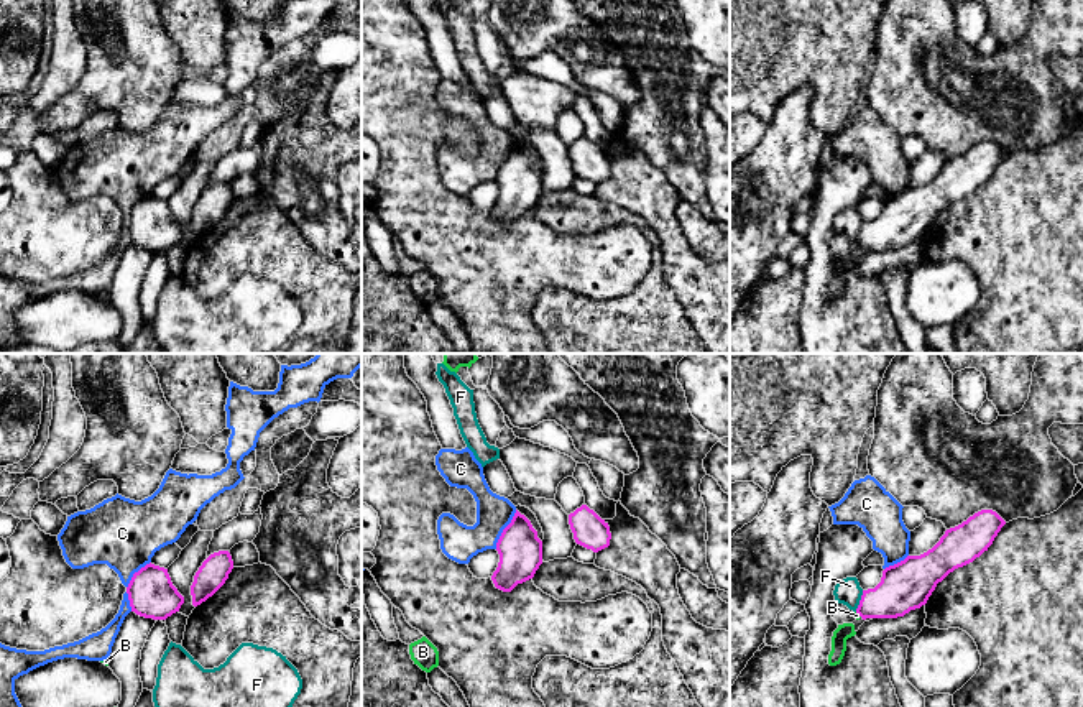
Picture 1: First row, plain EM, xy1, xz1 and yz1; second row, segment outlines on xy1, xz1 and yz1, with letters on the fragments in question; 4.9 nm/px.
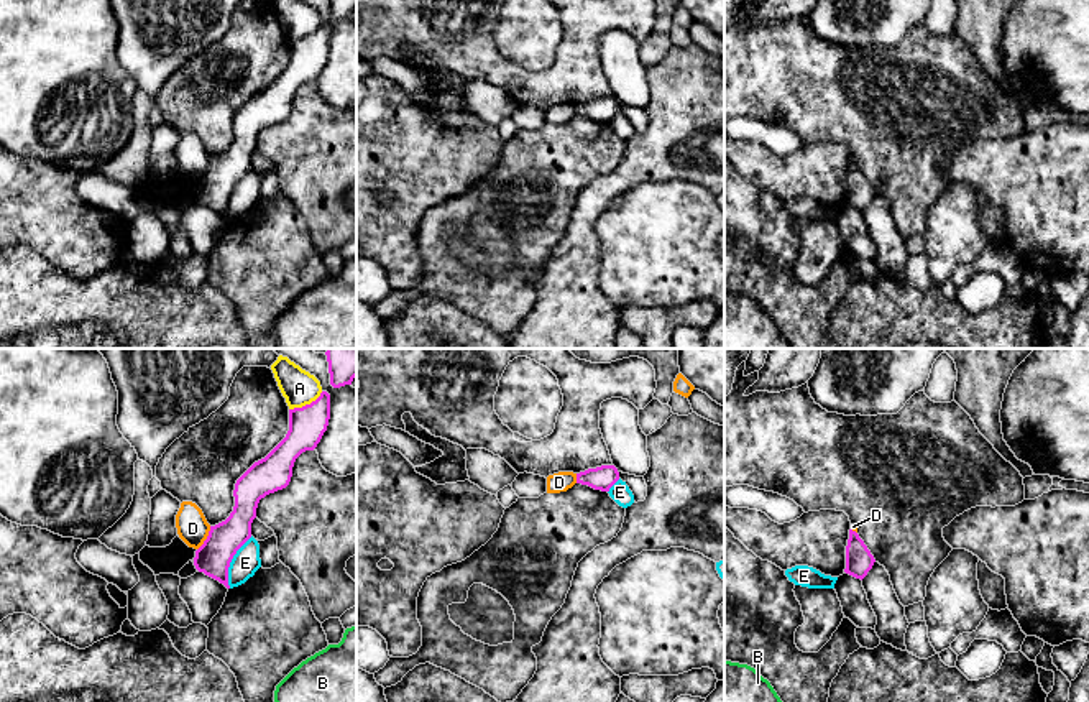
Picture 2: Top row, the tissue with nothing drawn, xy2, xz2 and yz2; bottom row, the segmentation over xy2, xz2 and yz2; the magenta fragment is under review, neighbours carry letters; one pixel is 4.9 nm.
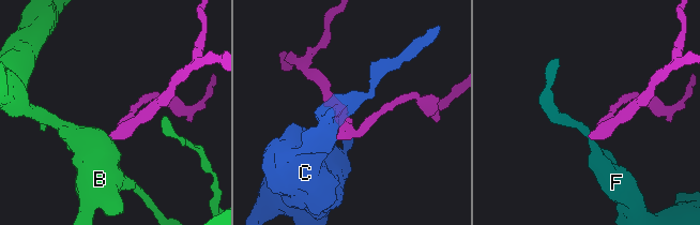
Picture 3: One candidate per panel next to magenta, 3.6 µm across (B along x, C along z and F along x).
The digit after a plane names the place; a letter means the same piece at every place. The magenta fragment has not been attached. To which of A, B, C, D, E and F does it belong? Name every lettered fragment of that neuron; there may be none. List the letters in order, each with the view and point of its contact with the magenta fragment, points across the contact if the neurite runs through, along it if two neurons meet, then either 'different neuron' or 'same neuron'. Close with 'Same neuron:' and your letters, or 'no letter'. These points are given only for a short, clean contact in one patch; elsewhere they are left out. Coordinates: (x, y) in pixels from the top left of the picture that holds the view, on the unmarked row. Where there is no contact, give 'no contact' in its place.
A: xy2 (306, 36) | along xy2 (322, 23), (309, 35), (289, 41) | different neuron
B: yz1 (858, 245) | across yz1 (901, 221), (858, 245), (857, 247) | same neuron
C: xz1 (503, 161) | along xz1 (516, 142), (495, 180) | different neuron
D: xy2 (207, 170) | along xy2 (211, 158), (197, 181) | different neuron
E: xy2 (230, 193) | different neuron
F: yz1 (860, 232) | along yz1 (863, 222), (855, 242) | different neuron
Same neuron: B

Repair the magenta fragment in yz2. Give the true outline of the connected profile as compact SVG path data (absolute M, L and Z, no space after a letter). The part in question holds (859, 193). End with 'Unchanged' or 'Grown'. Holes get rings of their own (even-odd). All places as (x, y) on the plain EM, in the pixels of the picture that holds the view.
M849 161L844 204L862 212L872 201L874 194L874 187L871 186L864 173L859 169L859 166Z. Unchanged

